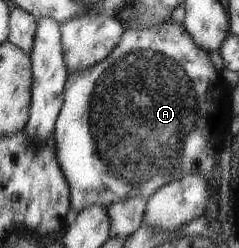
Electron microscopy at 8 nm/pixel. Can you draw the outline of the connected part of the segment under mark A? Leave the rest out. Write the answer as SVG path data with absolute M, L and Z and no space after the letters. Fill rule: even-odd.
M171 20L164 21L161 25L154 25L147 29L124 29L118 44L116 44L106 58L99 60L96 64L85 68L83 71L67 73L62 91L63 101L50 138L54 142L58 166L69 188L69 208L74 209L74 212L80 212L88 205L96 205L106 209L114 202L123 201L128 197L147 199L161 186L188 173L202 175L201 177L207 182L208 190L219 188L220 167L218 166L219 158L216 156L218 154L216 152L216 142L210 140L208 136L202 136L204 118L200 118L200 114L198 114L198 104L205 102L208 105L210 102L208 86L214 80L216 80L216 70L208 58L208 53L196 46L195 42L192 42L192 39L186 34L181 24L174 23Z

